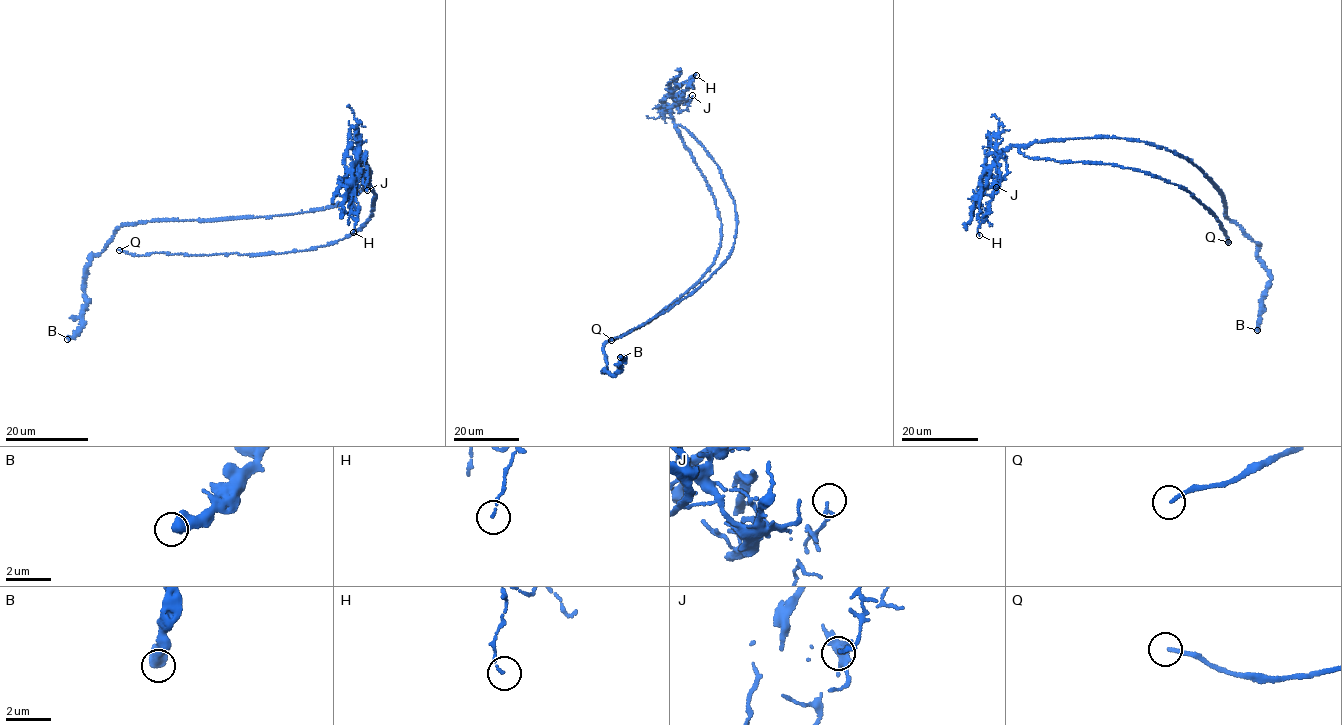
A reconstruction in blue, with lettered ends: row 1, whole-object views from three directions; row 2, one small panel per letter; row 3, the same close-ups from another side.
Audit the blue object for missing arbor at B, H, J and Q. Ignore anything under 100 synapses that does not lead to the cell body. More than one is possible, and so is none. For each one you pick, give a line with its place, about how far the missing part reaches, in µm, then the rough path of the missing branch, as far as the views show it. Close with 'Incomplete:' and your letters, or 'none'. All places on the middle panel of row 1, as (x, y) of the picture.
Q: (611, 340) | 40 µm | (611, 340), (608, 346), (611, 374), (609, 390), (613, 406), (623, 413), (647, 408)
Incomplete: Q

